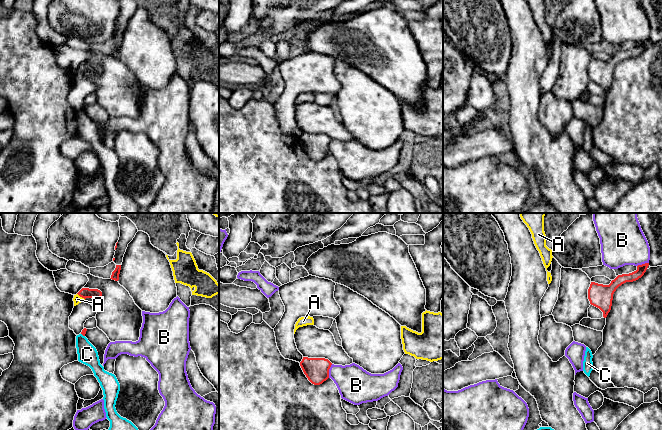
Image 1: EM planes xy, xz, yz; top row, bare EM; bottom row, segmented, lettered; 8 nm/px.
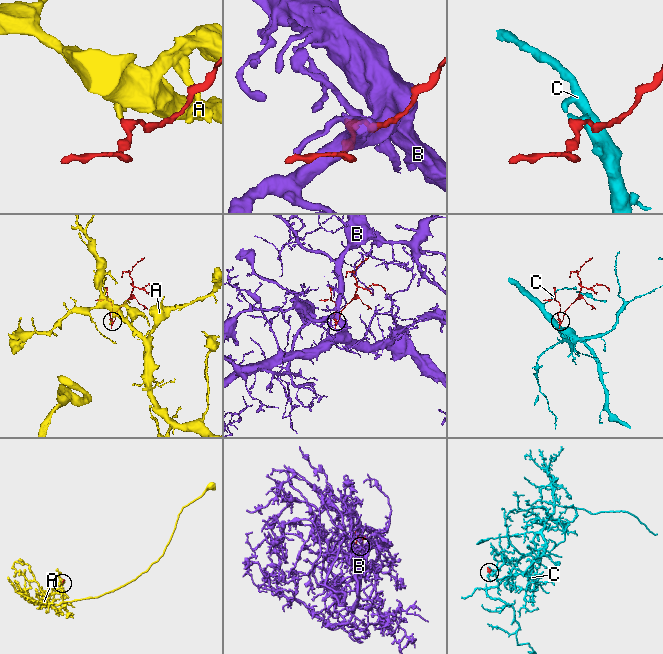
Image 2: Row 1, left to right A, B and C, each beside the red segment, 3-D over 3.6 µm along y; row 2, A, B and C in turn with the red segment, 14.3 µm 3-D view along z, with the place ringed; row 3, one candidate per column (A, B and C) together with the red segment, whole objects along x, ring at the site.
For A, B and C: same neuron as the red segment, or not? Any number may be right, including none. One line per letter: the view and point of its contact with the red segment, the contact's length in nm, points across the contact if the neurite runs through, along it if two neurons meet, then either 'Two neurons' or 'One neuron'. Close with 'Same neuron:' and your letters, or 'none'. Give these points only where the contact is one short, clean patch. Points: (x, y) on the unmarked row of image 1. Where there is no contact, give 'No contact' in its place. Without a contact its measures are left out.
A: Touches red at xy (81, 72). Shared border 80 nm. Two neurons
B: Touches red at xz (328, 147). Shared border 120 nm. Two neurons
C: Touches red at xy (83, 111). Shared border 40 nm. Boundary: xy (81, 109), (84, 112). Two neurons
Same neuron: none

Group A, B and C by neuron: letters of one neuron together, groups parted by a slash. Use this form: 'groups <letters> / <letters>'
groups A / B / C

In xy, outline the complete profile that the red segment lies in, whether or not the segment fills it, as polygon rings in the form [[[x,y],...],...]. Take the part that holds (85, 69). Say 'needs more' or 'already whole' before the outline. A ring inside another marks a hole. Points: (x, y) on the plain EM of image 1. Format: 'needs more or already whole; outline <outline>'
already whole; outline [[[82,64],[77,70],[84,75],[86,74],[100,75],[102,72],[102,68],[100,66],[89,64]]]

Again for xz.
already whole; outline [[[303,133],[300,142],[314,161],[320,161],[329,154],[329,145],[332,139],[325,134],[308,134]]]

